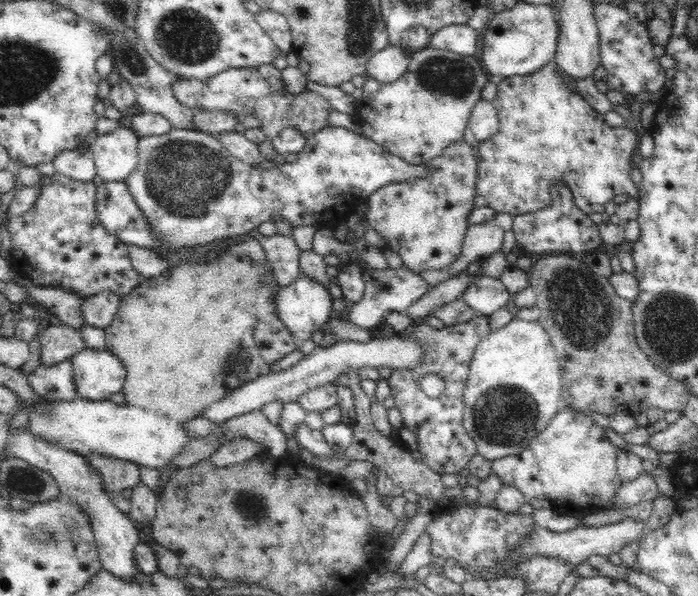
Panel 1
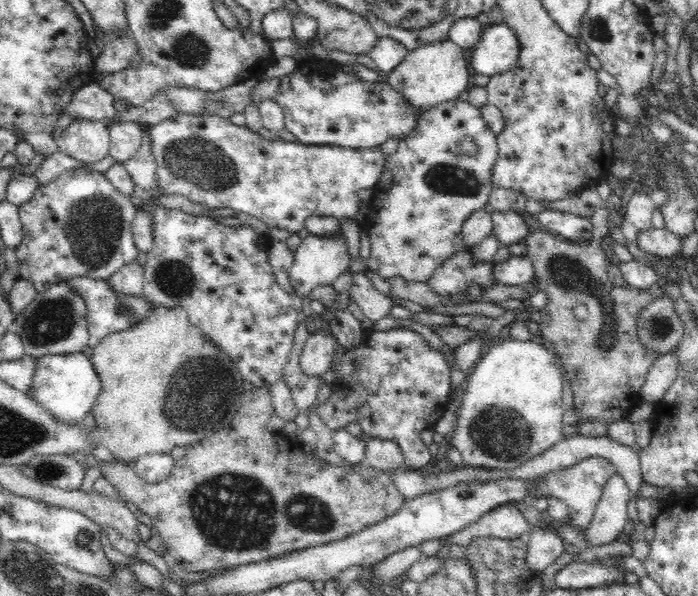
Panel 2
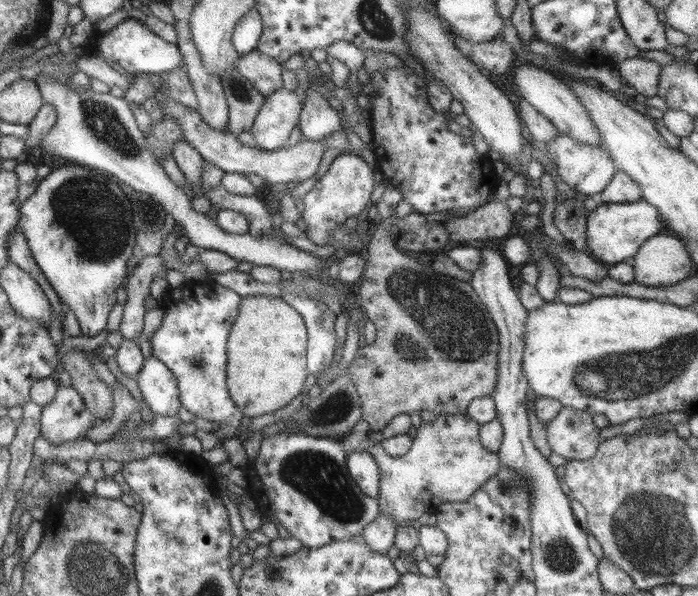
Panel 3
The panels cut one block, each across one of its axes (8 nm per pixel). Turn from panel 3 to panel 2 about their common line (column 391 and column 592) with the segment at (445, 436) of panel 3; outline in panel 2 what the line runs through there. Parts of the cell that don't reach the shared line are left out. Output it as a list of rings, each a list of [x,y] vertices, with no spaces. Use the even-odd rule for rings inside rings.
[[[592,456],[583,458],[568,468],[547,472],[542,477],[532,481],[527,490],[528,500],[540,498],[548,500],[553,497],[563,501],[568,508],[570,518],[572,518],[569,524],[586,529],[593,520],[596,506],[600,501],[607,480],[616,473],[612,464],[604,458],[592,458]]]

